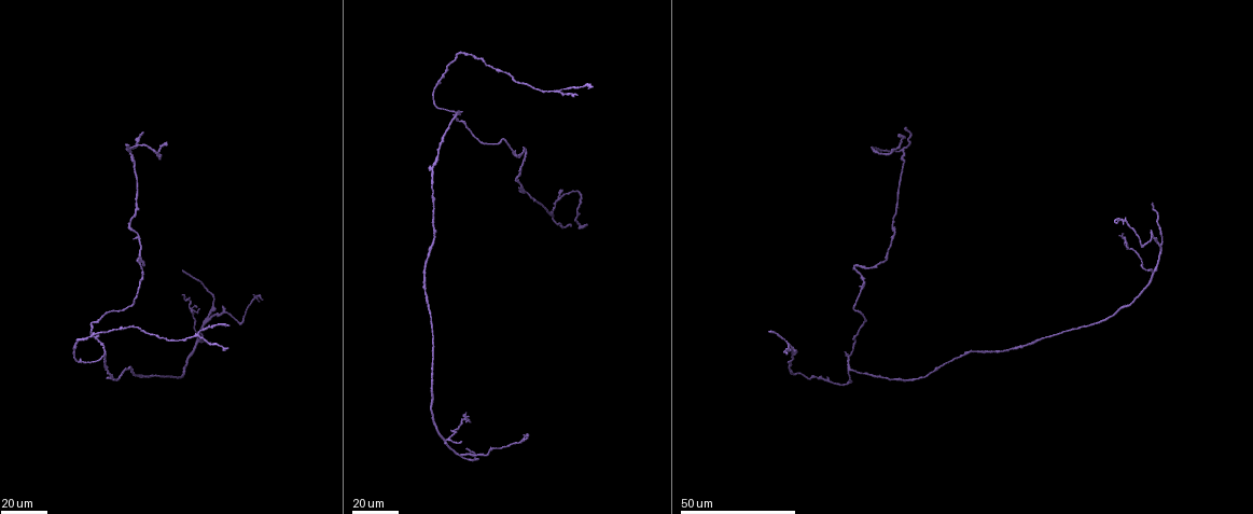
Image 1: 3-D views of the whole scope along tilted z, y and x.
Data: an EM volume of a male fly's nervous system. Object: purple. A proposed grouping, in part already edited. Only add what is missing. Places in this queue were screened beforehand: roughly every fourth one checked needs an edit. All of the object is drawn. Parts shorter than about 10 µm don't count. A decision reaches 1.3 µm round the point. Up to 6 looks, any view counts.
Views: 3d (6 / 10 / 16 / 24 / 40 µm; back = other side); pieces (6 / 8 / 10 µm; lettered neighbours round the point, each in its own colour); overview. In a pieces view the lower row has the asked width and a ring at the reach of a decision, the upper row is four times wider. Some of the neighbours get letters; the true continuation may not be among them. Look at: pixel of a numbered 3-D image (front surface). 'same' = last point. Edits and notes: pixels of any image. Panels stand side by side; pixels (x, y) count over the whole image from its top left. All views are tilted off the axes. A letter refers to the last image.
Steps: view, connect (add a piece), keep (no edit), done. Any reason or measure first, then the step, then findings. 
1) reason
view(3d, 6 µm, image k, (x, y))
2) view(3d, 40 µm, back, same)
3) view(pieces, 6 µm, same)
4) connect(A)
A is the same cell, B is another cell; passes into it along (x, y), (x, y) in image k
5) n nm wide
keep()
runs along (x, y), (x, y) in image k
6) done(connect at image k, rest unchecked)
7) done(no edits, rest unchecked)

view(3d, 24 µm, image 1, (181, 269))

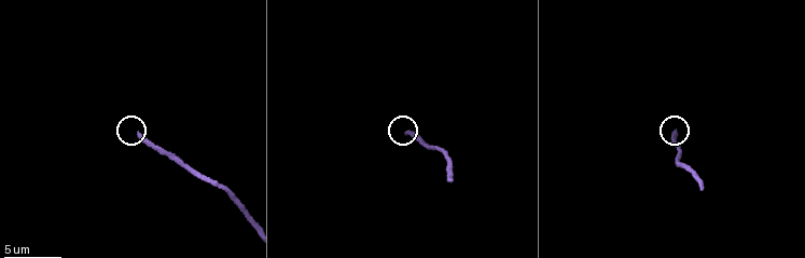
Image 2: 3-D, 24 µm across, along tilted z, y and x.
view(pieces, 10 µm, image 2, (140, 135))

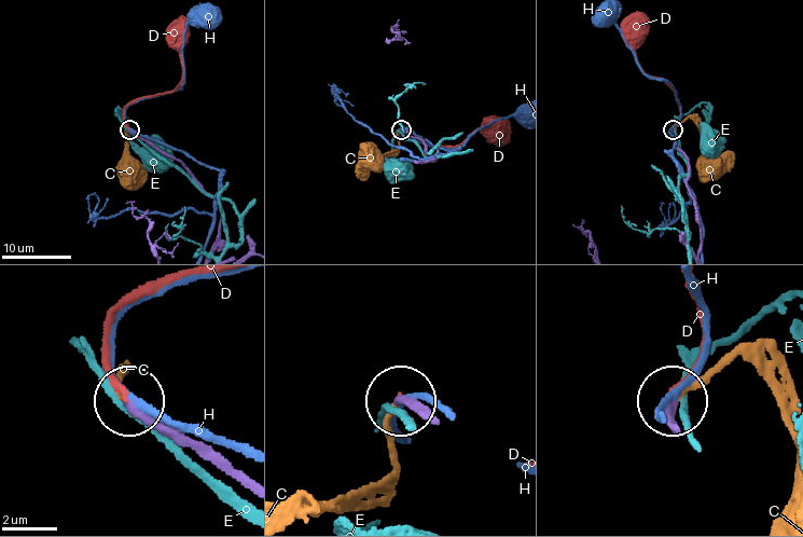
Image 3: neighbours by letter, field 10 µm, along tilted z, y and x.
connect(C)
C is the same cell, D, E and H are other cells; the neuron continues

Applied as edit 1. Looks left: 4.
view(overview)

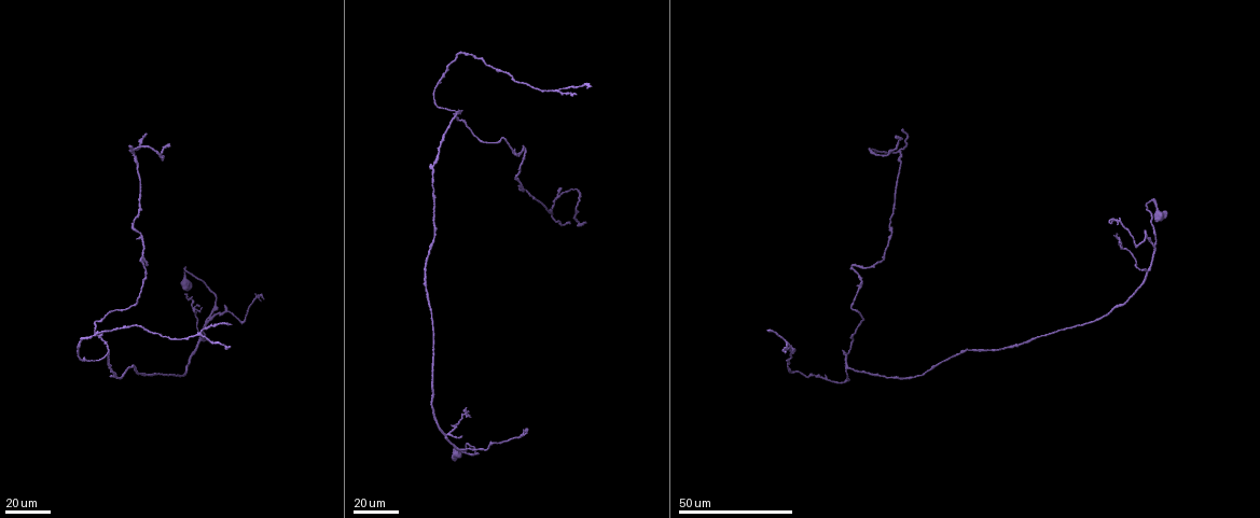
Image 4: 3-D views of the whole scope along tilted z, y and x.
free end
view(3d, 24 µm, image 4, (226, 305))

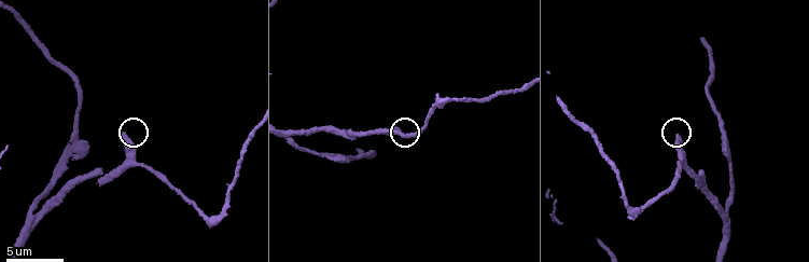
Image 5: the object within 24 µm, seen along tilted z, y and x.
view(3d, 10 µm, image 5, (121, 135))

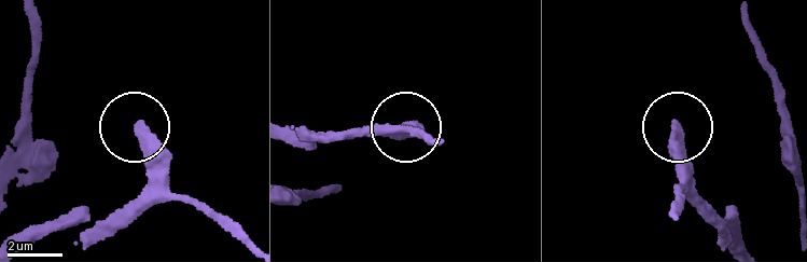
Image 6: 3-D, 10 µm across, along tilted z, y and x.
see the neighbours
view(pieces, 6 µm, image 6, (141, 123))

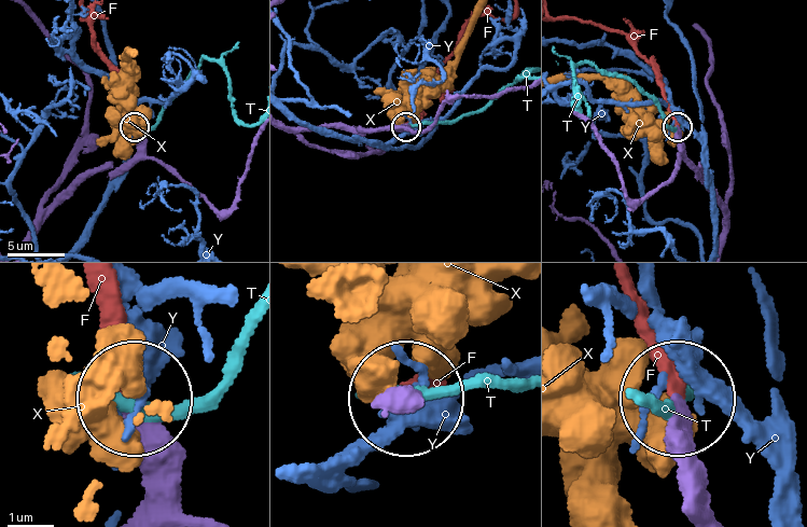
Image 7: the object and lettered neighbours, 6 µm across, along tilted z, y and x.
340 nm wide
connect(F)
F is the same cell, T, X and Y are other cells; passes into it along (134, 511), (142, 428), (105, 281) in image 7; it goes on there

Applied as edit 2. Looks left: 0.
done(connect at image 3, connect at image 7, rest unchecked)

